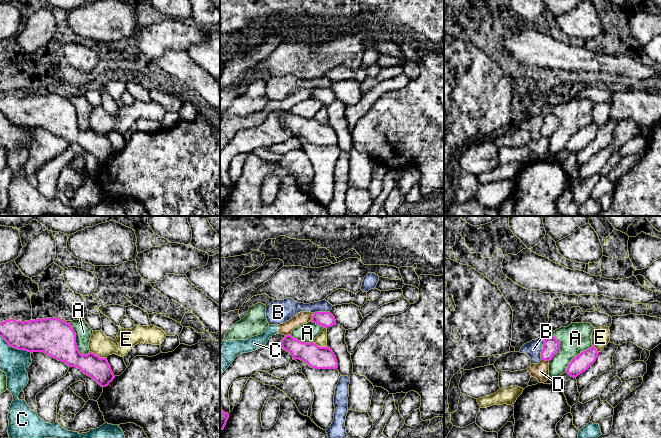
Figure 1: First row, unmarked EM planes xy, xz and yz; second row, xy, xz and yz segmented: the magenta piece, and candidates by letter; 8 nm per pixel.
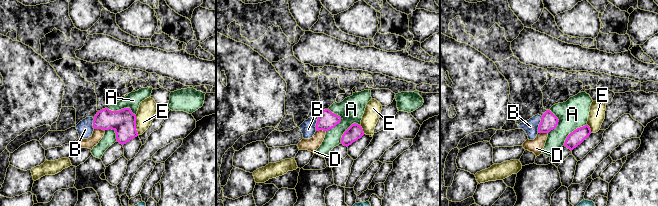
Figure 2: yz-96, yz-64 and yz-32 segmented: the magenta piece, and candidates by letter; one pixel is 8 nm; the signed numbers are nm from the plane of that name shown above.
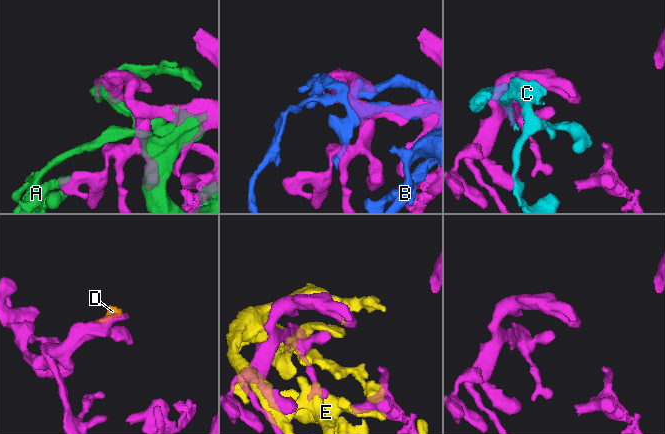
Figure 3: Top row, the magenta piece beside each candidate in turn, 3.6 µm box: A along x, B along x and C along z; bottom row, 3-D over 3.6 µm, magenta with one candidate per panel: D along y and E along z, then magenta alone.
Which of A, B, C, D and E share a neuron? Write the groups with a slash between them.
A / B / C D / E

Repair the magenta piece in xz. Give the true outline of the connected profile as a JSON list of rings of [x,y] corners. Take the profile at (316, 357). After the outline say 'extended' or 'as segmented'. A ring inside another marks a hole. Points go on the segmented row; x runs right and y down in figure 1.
[[[286,335],[280,346],[289,352],[293,359],[299,359],[314,369],[337,369],[338,362],[329,347],[319,347],[314,342],[305,343]]]; as segmented

